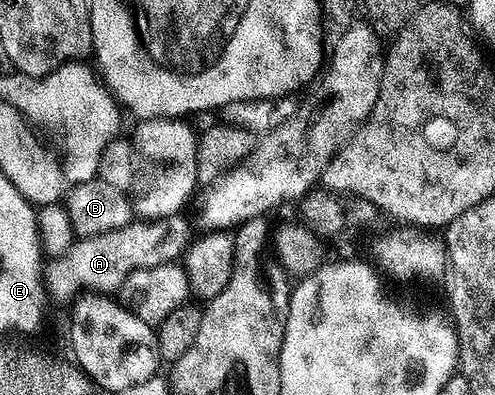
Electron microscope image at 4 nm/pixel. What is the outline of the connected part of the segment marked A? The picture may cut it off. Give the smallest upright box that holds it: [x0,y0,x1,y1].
[46,217,189,299]

